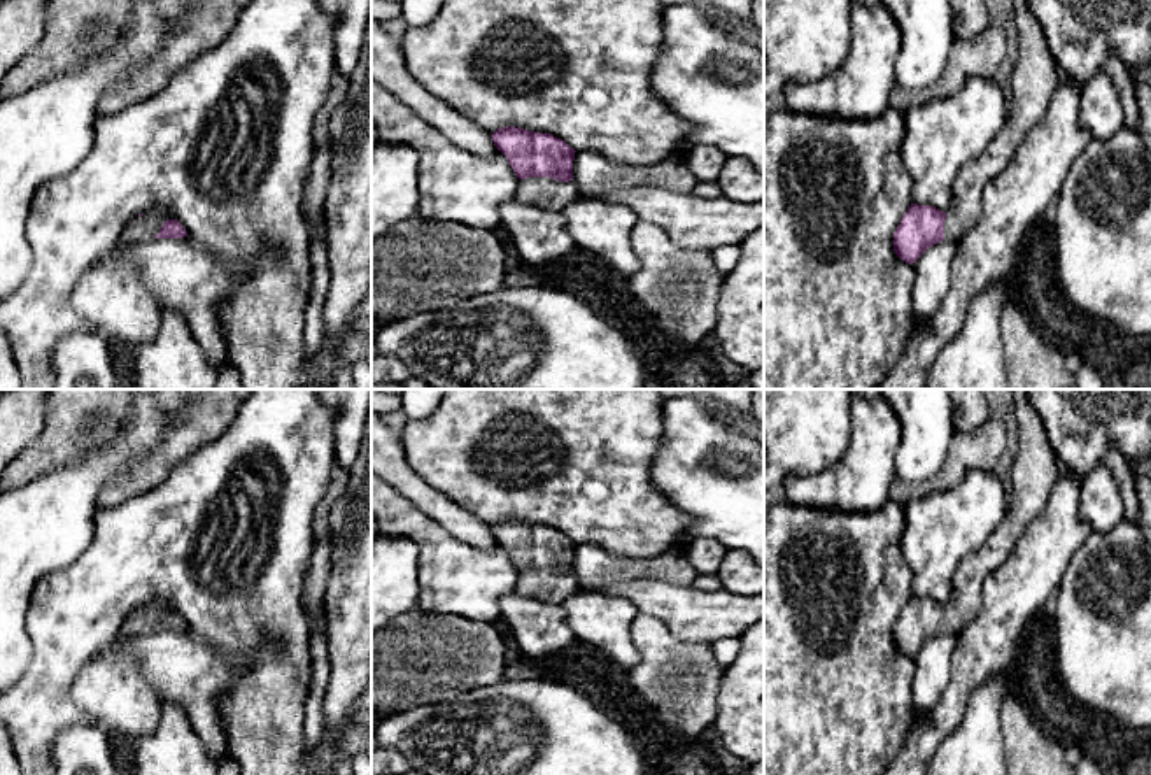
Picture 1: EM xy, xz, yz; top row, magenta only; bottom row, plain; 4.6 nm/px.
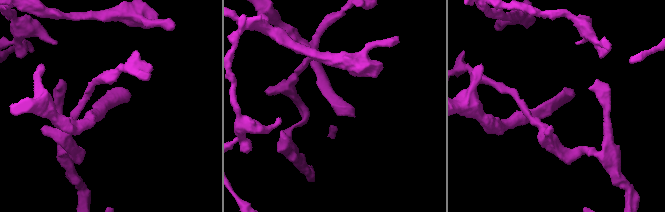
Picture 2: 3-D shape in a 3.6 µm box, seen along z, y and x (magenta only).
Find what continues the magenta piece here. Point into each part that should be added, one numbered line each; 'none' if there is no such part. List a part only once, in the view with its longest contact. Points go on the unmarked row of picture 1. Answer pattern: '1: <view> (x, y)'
1: xz (552, 588)

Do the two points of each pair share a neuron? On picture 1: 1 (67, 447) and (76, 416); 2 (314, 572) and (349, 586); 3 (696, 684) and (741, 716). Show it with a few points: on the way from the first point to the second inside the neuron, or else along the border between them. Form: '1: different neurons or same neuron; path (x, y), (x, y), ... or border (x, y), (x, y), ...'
1: same neuron; path (67, 440), (76, 423)
2: different neurons; border (333, 537), (323, 618)
3: different neurons; border (726, 668), (717, 696), (717, 718), (712, 726)

